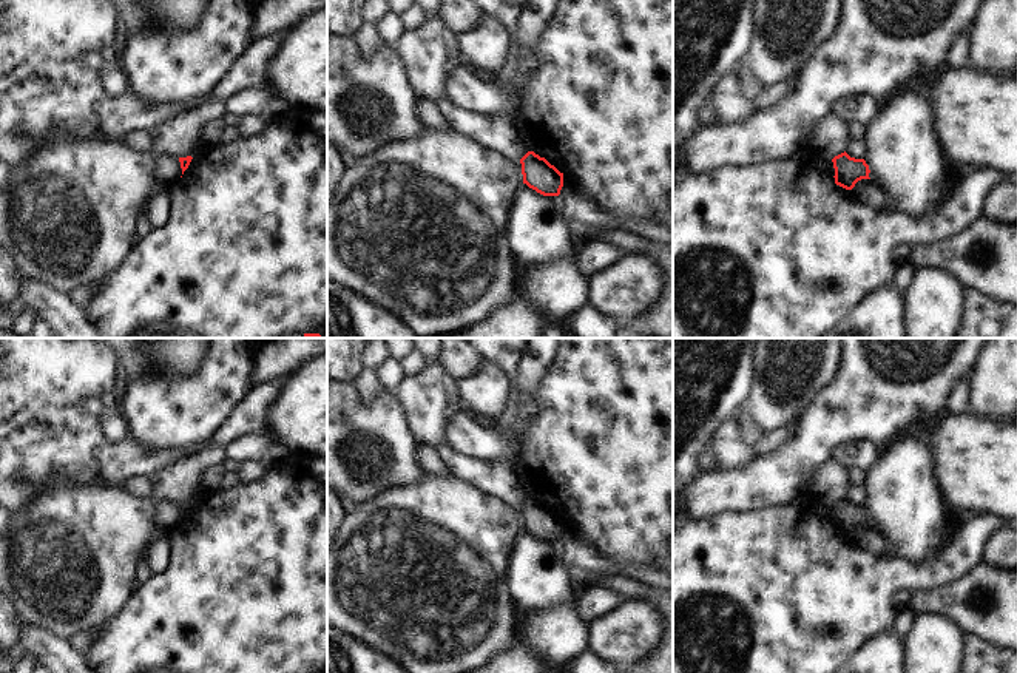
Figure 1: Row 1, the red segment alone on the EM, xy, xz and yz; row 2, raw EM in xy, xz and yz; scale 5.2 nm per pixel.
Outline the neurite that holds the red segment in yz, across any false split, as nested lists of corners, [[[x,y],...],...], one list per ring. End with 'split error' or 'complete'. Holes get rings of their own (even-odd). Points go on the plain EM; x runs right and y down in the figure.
[[[844,497],[835,502],[832,508],[835,514],[835,529],[846,536],[852,536],[855,529],[861,525],[870,525],[870,516],[864,505],[850,503]]]; complete

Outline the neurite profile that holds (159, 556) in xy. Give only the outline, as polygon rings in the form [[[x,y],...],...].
[[[168,536],[160,537],[156,543],[148,550],[147,560],[154,574],[164,574],[173,560],[174,548]]]

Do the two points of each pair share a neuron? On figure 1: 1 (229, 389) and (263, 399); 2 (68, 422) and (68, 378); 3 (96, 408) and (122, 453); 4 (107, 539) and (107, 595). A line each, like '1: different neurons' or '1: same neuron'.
1: different neurons
2: different neurons
3: different neurons
4: same neuron

